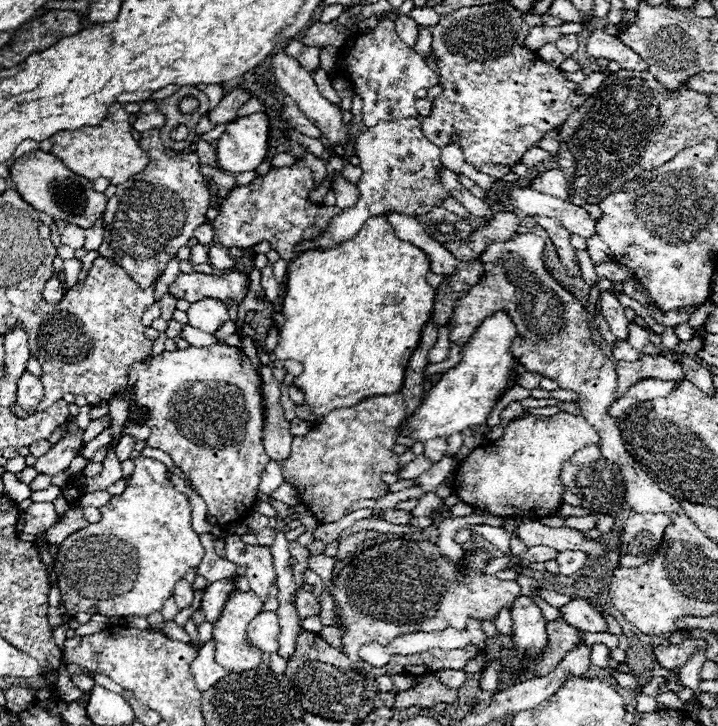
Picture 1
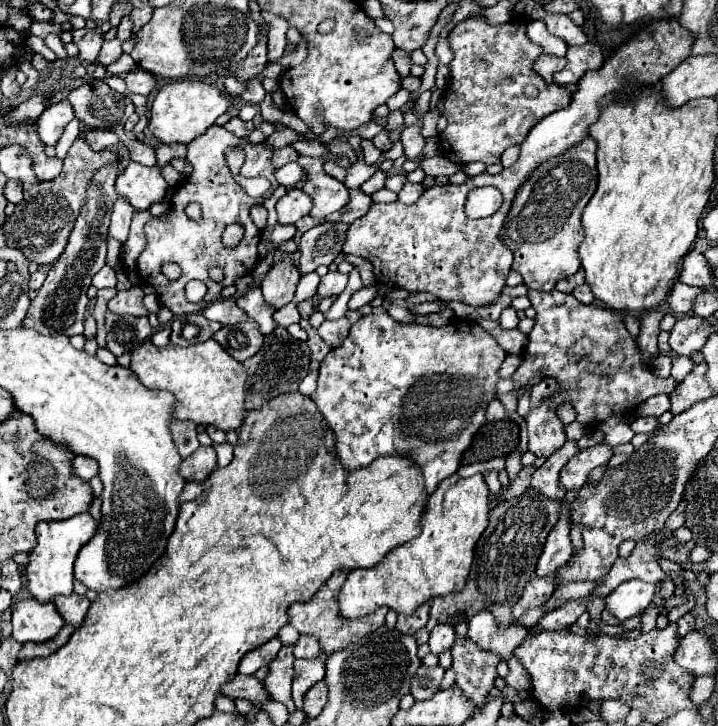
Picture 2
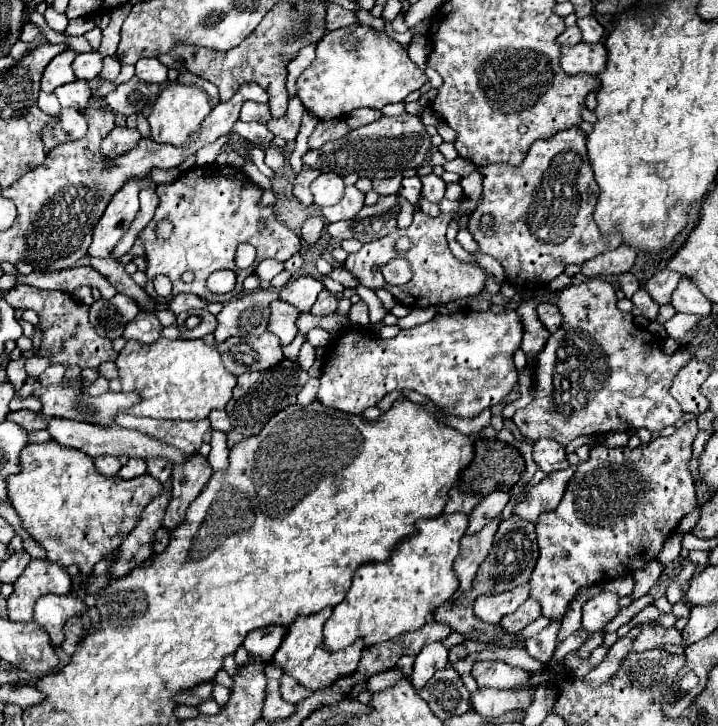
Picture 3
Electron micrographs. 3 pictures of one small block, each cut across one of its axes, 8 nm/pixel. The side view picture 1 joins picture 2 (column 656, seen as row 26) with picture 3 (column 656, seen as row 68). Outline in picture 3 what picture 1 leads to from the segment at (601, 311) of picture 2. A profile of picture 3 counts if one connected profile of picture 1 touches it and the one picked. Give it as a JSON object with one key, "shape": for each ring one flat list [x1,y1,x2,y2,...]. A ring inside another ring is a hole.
{"shape":[[592,278,582,284,572,284,560,292,558,308,564,316,562,328,550,338,536,362,536,396,534,400,514,414,514,422,524,438,536,442,538,438,554,438,562,446,568,446,578,436,592,436,602,432,630,432,646,428,650,432,674,426,682,418,680,404,670,396,672,378,690,362,688,348,680,348,674,354,664,354,656,338,634,324,630,312,616,308,616,296,610,282]]}

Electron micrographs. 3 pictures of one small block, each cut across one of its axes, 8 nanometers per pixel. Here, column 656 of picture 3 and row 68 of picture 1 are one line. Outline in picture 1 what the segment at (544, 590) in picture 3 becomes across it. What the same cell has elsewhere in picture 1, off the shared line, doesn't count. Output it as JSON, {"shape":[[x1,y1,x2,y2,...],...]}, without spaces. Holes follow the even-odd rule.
{"shape":[[508,2,460,8,448,16,440,16,440,22,430,26,432,52,438,60,436,64,442,94,432,100,430,114,422,118,422,132,440,148,458,142,464,152,464,160,476,170,480,170,486,162,504,166,520,162,528,148,538,146,548,130,560,128,568,116,586,100,584,96,576,96,576,84,568,82,562,70,548,66,536,54,522,48,528,28,530,26,522,20,520,12]]}

